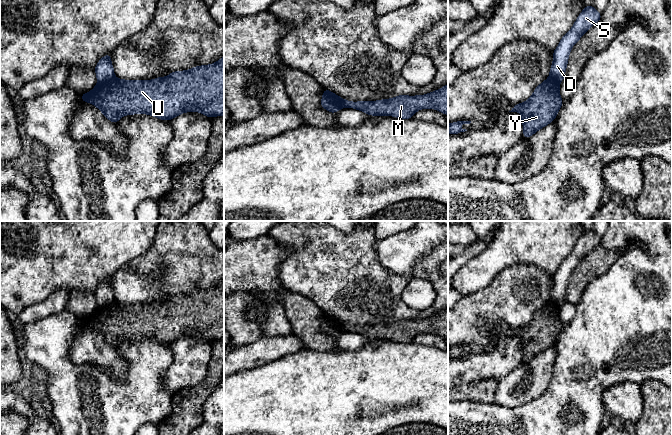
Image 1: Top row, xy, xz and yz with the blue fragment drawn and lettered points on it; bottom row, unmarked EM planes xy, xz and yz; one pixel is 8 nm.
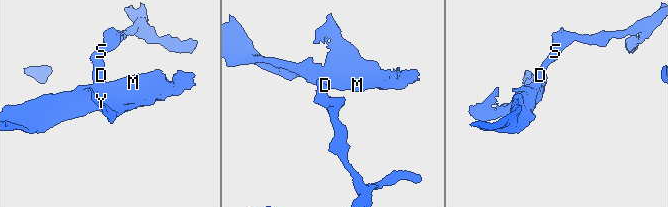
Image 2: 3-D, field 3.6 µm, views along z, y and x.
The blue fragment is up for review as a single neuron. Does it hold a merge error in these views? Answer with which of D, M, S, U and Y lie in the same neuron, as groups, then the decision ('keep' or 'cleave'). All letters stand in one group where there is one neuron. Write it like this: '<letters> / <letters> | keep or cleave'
D S / M U Y | cleave

